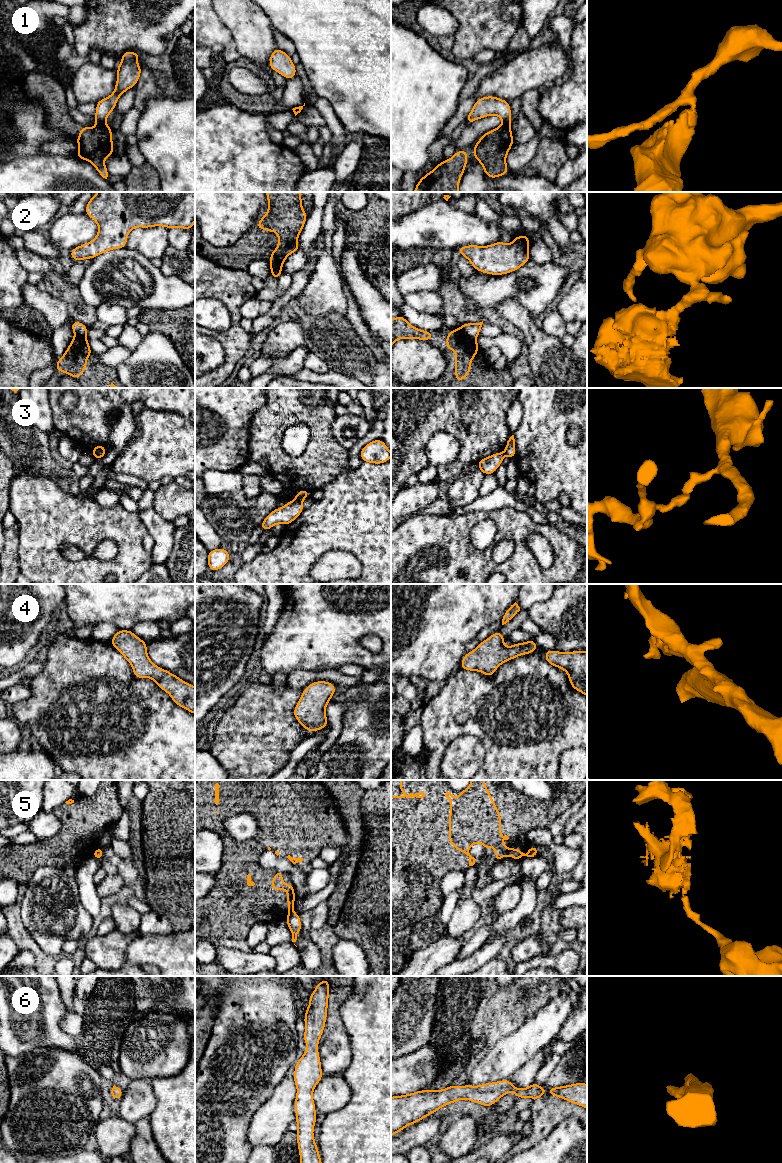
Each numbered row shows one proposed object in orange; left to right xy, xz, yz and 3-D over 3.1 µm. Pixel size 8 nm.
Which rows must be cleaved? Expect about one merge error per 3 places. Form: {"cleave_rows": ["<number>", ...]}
{"cleave_rows": ["1", "2", "3", "5"]}

